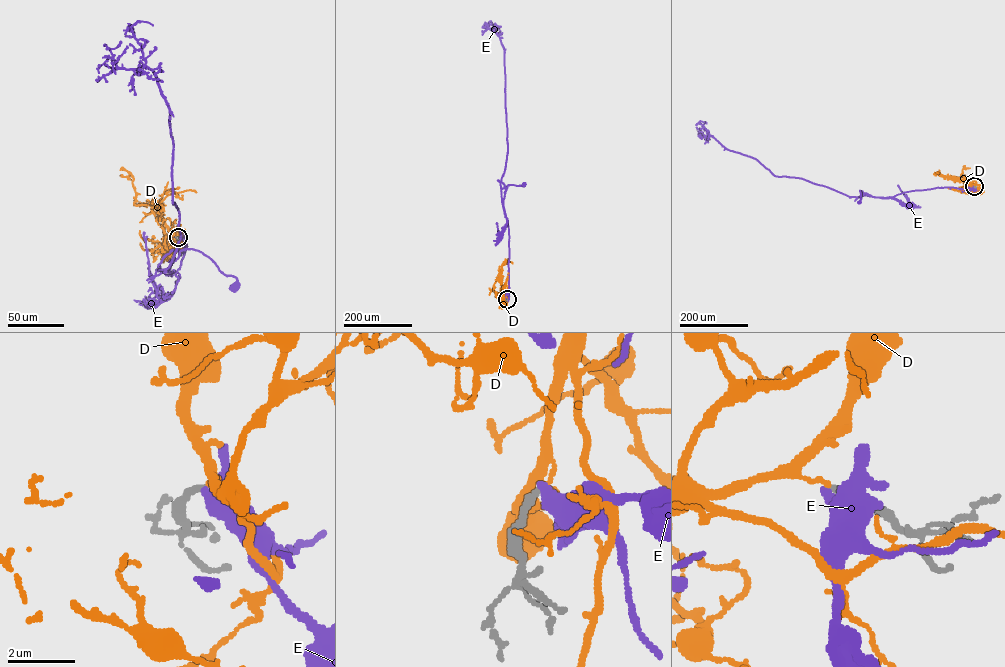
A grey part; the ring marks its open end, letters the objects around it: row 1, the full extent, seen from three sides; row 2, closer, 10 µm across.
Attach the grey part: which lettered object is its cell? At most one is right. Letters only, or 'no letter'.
no letter

